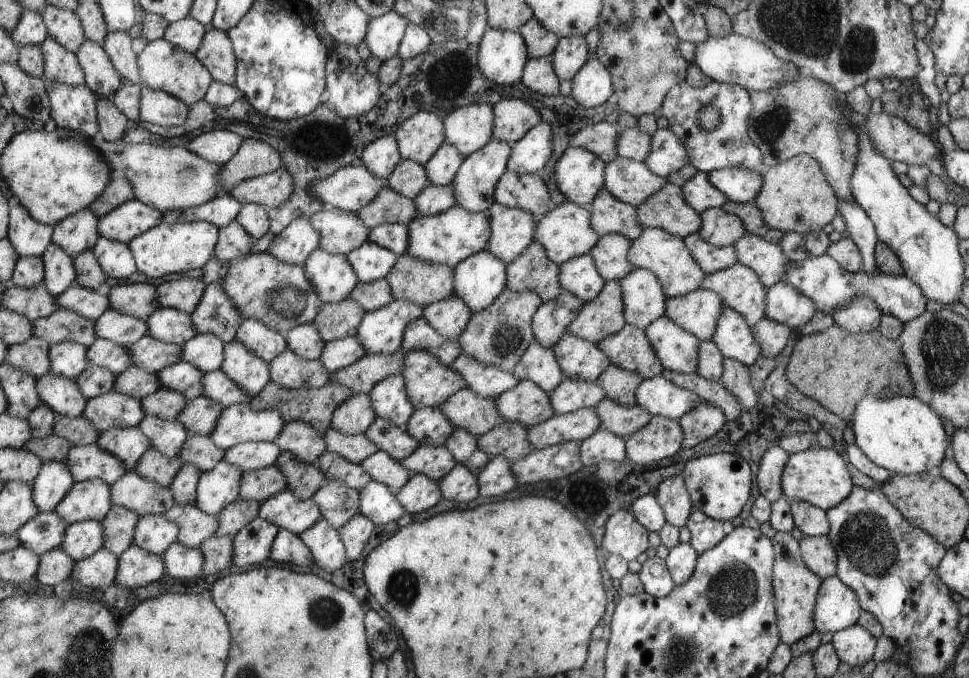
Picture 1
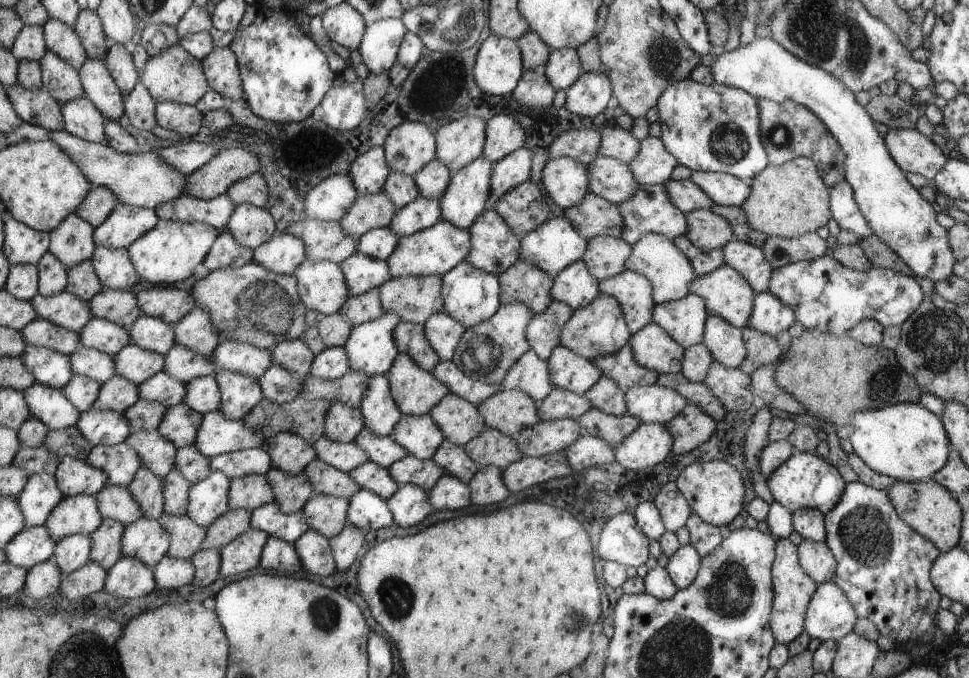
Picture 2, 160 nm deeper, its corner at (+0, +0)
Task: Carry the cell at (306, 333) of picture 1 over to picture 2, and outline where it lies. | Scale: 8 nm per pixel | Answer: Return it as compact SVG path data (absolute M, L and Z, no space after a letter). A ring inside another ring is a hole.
M300 339L293 341L280 341L278 346L272 347L274 354L273 364L280 365L298 377L307 377L309 375L311 364L315 354Z

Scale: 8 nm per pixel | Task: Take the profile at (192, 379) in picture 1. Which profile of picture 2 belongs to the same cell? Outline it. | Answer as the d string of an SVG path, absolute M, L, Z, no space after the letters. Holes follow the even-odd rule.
M164 371L157 372L138 386L139 399L157 402L165 407L182 403L185 395L185 385Z

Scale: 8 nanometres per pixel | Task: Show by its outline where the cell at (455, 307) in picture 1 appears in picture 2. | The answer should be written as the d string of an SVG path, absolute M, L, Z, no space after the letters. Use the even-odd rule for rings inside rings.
M443 310L432 315L423 327L428 342L441 362L452 361L466 330L465 326Z

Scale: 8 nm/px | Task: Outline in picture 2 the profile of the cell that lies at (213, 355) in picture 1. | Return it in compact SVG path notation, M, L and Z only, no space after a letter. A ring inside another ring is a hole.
M175 344L163 357L165 361L162 371L183 385L191 380L214 374L214 365L209 357L197 355L180 345Z

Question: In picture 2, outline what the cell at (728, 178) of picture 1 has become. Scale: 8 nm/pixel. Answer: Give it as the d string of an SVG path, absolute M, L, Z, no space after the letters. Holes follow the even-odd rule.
M695 171L689 179L717 205L741 207L751 194L749 181L728 173Z

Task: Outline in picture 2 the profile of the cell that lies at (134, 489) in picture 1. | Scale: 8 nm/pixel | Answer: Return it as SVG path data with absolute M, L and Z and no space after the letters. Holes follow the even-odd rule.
M107 485L95 494L104 519L120 521L124 526L136 522L143 514L140 504L127 487Z

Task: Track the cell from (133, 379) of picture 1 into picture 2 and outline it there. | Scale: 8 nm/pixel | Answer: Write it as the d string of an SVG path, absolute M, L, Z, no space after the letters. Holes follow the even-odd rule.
M114 375L100 387L100 392L93 406L124 413L138 399L138 387L132 381Z

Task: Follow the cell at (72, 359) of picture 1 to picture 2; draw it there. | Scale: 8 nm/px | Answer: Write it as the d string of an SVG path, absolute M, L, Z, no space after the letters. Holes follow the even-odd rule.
M27 345L22 360L34 374L36 383L53 389L62 390L75 376L70 368L70 357L54 350Z

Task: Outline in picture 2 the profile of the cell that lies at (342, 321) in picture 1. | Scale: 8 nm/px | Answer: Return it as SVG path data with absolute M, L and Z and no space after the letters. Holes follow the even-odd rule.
M308 309L305 320L307 328L302 340L315 356L330 347L343 347L354 330L340 312L324 315Z

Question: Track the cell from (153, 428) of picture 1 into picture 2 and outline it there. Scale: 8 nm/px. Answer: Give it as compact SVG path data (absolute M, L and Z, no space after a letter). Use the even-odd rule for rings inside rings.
M158 430L131 433L125 443L139 454L142 467L152 471L158 478L164 479L174 468L178 449L174 442L163 437Z

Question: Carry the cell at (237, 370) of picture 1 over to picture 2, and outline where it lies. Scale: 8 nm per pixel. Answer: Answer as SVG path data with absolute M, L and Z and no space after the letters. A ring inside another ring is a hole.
M220 371L214 376L222 392L222 402L216 411L220 411L228 420L243 421L244 416L263 399L259 382L249 376L230 371Z

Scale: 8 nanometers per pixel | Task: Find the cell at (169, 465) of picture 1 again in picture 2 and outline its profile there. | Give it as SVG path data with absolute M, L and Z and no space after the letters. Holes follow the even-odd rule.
M140 467L135 478L127 488L134 494L134 498L142 508L142 516L148 520L158 521L164 513L164 499L162 494L163 482L157 475L147 468Z

